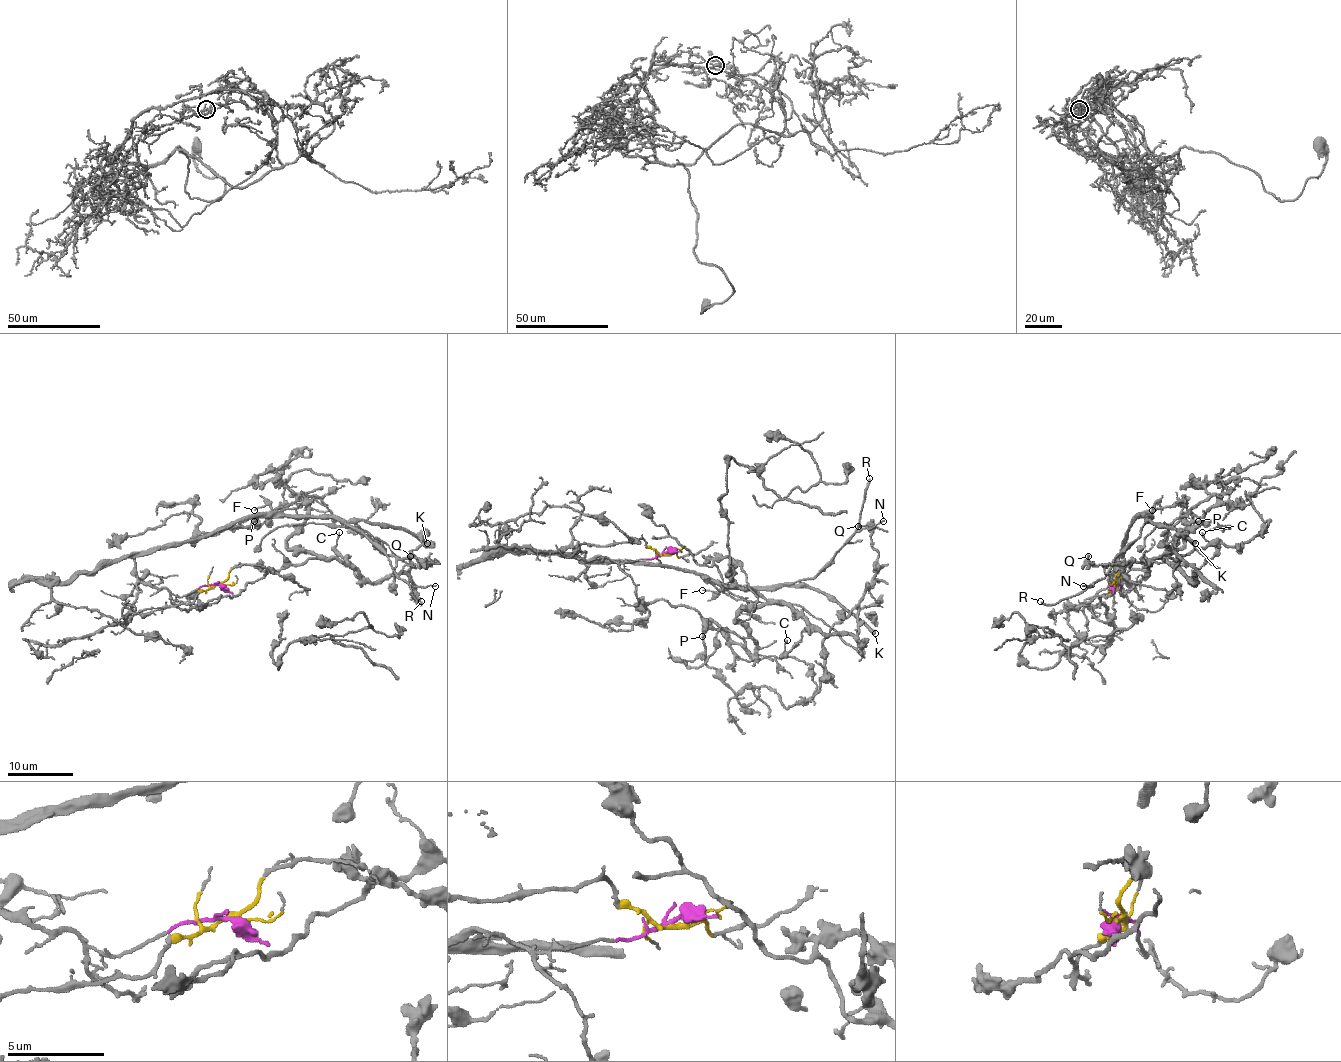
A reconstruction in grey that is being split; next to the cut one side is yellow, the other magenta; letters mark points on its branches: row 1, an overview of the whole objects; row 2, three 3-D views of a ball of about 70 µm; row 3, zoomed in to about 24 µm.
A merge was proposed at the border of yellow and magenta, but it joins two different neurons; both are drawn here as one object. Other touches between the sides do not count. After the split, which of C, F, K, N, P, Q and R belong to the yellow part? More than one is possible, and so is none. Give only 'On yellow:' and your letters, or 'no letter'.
On yellow: C, P, Q

